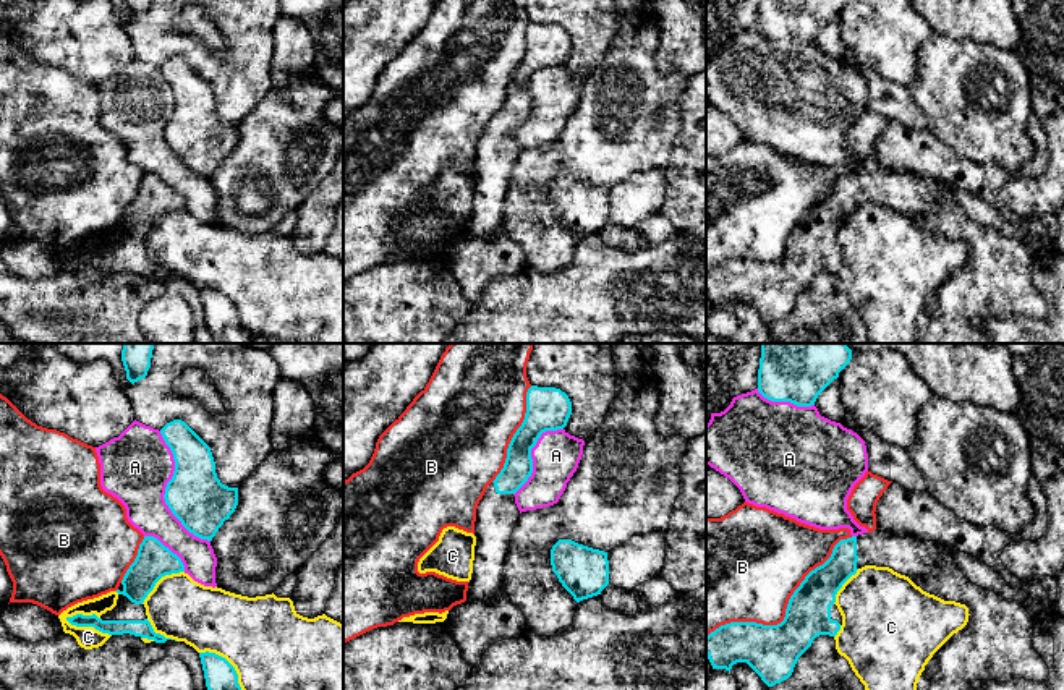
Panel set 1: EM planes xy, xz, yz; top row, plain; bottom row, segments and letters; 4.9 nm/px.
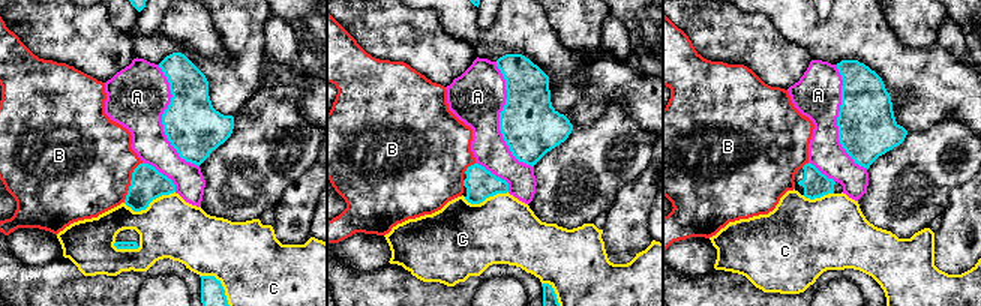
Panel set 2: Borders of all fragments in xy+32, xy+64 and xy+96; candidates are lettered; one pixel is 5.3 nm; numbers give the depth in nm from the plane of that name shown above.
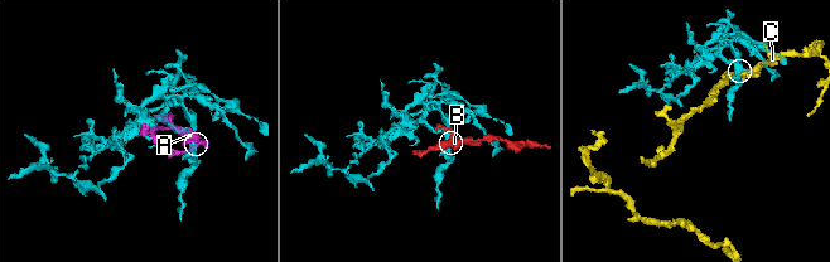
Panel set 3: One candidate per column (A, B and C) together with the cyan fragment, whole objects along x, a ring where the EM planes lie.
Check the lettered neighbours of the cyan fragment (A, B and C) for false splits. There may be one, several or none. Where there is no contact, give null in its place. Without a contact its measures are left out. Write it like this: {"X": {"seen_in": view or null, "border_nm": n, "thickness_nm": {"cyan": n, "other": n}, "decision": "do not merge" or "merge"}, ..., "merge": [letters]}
{"A": {"seen_in": "xy", "border_nm": 600, "thickness_nm": {"cyan": 280, "other": 360}, "decision": "do not merge"}, "B": {"seen_in": "yz", "border_nm": 900, "thickness_nm": {"cyan": 260, "other": 460}, "decision": "do not merge"}, "C": {"seen_in": "xy", "border_nm": 240, "thickness_nm": {"cyan": 80, "other": 110}, "decision": "do not merge"}, "merge": []}

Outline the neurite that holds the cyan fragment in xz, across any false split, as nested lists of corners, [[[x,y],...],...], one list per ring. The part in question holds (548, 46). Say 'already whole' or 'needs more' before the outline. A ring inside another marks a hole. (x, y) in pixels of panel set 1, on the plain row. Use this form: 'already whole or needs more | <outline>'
needs more | [[[528,26],[525,57],[509,81],[504,105],[487,123],[476,146],[476,183],[466,238],[499,235],[510,173],[520,155],[513,131],[533,110],[531,86],[541,71],[564,66],[570,52],[572,39],[560,26]]]

